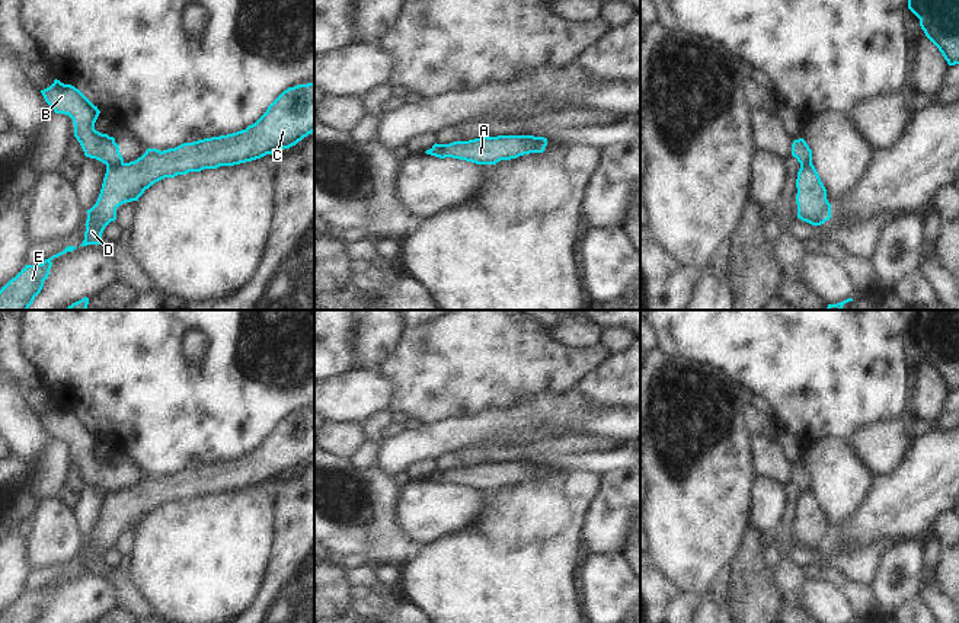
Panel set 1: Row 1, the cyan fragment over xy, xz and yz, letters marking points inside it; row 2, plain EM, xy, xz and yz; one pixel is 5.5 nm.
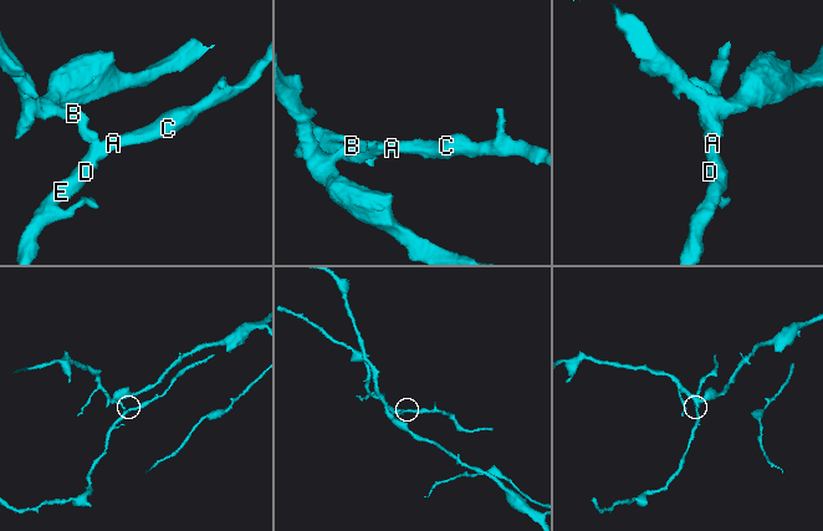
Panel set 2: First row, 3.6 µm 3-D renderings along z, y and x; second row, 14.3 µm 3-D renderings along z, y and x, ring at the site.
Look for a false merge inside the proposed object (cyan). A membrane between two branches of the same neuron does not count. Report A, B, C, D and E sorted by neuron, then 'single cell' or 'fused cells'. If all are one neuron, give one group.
groups A C D E / B; fused cells

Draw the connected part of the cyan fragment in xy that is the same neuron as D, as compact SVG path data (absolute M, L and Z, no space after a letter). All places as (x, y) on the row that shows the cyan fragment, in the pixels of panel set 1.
M314 83L297 84L284 90L268 106L266 112L246 130L194 143L183 143L163 151L147 148L146 153L134 162L106 166L99 198L96 204L87 210L84 240L80 246L100 245L105 227L116 220L116 208L125 202L138 201L146 189L164 178L252 162L266 154L290 148L311 132L314 132Z

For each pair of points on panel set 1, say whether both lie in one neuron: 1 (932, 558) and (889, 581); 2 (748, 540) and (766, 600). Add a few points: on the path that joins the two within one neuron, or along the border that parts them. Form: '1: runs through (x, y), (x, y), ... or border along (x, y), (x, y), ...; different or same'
1: border along (926, 540), (923, 566); different
2: runs through (750, 555), (753, 585); same

